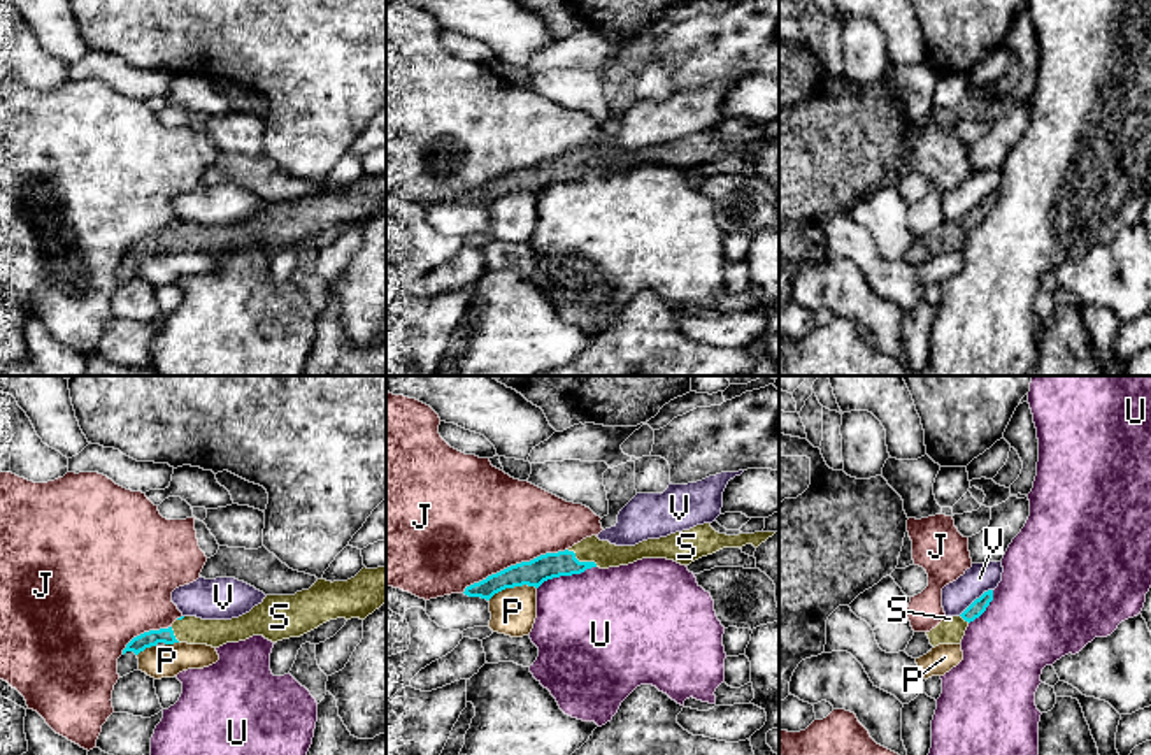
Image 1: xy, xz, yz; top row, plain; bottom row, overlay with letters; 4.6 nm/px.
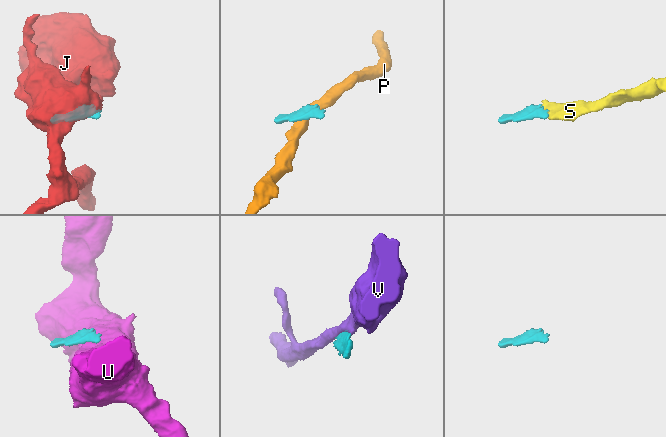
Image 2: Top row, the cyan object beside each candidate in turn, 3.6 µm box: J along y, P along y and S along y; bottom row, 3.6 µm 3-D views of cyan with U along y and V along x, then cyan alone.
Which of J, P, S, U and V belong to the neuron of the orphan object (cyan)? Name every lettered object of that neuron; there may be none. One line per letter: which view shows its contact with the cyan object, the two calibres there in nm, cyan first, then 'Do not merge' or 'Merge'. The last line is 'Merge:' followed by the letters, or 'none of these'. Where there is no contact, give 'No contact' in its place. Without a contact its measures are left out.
J: Touches cyan in xz. Thickness 120 nm (cyan) against 480 nm. Do not merge
P: Touches cyan in xz. Thickness 120 nm (cyan) against 200 nm. Do not merge
S: Touches cyan in xz. Thickness 120 nm (cyan) against 120 nm. Merge
U: Touches cyan in xz. Thickness 120 nm (cyan) against 480 nm. Do not merge
V: Touches cyan in yz. Thickness 70 nm (cyan) against 140 nm. Do not merge
Merge: S

